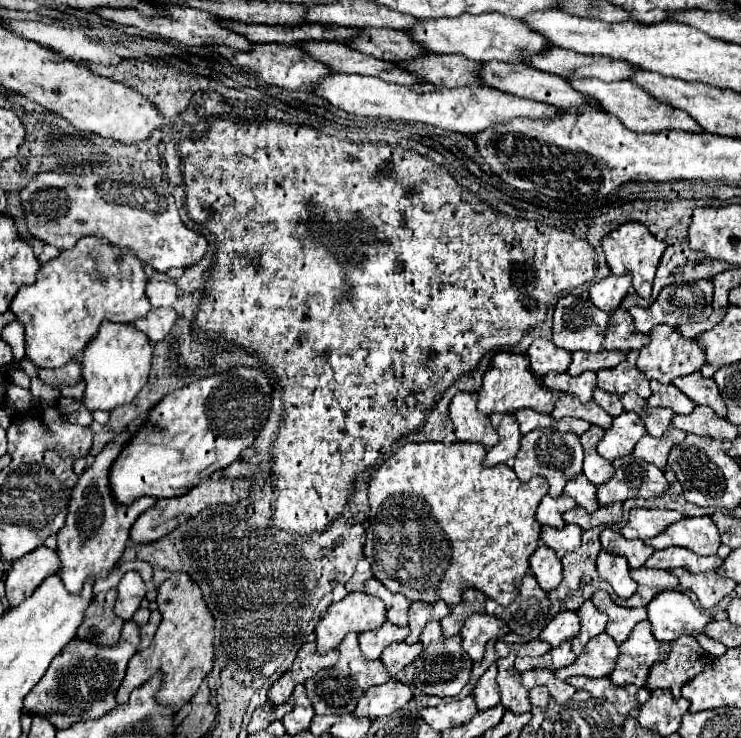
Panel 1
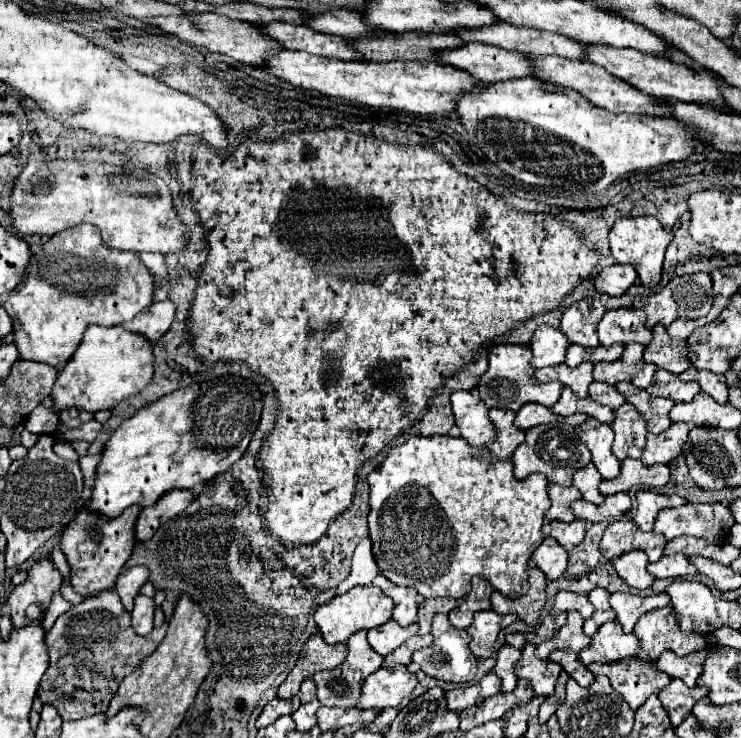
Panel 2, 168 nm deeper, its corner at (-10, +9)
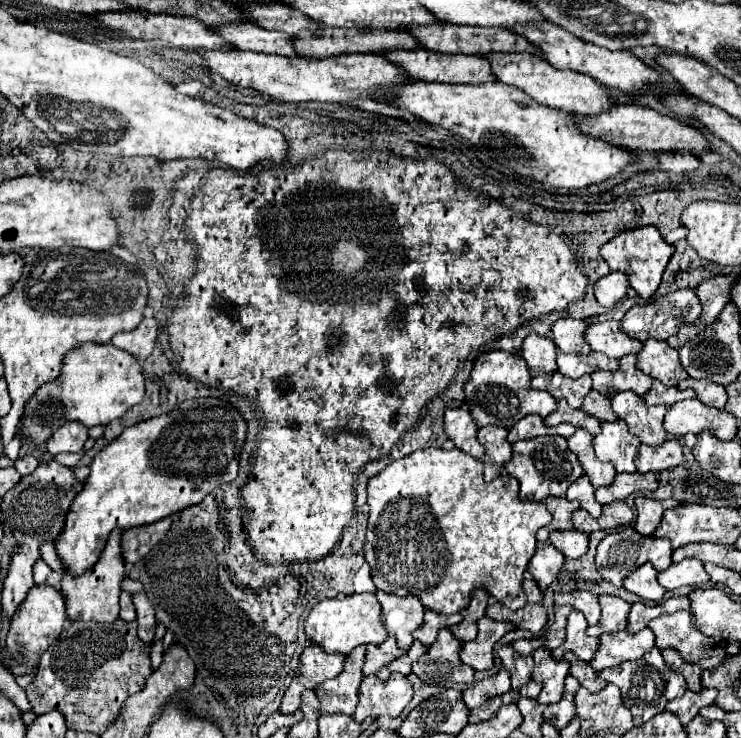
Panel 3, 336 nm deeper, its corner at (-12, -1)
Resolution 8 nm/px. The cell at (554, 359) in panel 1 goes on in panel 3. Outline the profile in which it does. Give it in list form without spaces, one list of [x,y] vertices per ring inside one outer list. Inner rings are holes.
[[[528,335],[528,339],[524,339],[522,357],[528,363],[528,369],[530,369],[532,377],[542,375],[542,373],[556,373],[558,371],[556,353],[558,353],[558,347],[548,337]]]

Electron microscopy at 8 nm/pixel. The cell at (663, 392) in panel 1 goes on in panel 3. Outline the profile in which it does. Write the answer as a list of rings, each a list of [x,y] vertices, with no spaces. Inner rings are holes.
[[[654,381],[652,389],[648,391],[648,395],[644,395],[644,401],[648,405],[664,405],[664,407],[672,407],[674,403],[678,401],[684,401],[684,399],[694,399],[696,397],[696,391],[692,389],[678,389],[678,387],[668,387],[660,381]]]

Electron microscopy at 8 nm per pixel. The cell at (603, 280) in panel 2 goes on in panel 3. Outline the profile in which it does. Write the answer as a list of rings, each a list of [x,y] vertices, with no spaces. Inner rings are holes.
[[[612,271],[610,275],[606,275],[594,283],[594,295],[600,305],[612,307],[626,297],[628,287],[630,287],[630,283],[628,283],[626,275],[620,271]]]

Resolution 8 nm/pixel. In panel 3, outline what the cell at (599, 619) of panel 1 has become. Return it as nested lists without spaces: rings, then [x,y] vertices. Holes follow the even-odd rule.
[[[600,595],[598,601],[600,601],[600,607],[602,607],[602,617],[594,627],[588,627],[586,633],[590,637],[600,637],[602,633],[624,631],[626,617],[628,617],[628,611],[630,611],[630,603],[622,601],[620,597],[612,597],[612,595]]]

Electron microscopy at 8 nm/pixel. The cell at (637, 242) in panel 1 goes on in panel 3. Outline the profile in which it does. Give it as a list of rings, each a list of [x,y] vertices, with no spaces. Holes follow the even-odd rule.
[[[646,225],[646,227],[638,227],[638,229],[628,229],[628,231],[622,231],[618,233],[612,241],[608,241],[602,249],[600,249],[602,257],[606,259],[606,263],[610,265],[612,271],[622,271],[630,285],[636,289],[636,293],[642,297],[642,299],[650,299],[654,295],[654,291],[658,289],[660,285],[660,279],[662,279],[662,273],[664,273],[664,267],[668,263],[668,259],[672,257],[674,253],[674,247],[668,245],[660,231],[652,225]]]

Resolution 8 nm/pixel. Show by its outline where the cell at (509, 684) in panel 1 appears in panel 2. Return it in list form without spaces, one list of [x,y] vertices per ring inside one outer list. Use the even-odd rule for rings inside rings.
[[[526,643],[522,657],[516,663],[516,675],[532,683],[534,695],[548,697],[550,693],[554,693],[554,685],[558,681],[562,665],[556,665],[554,661],[548,659],[538,659],[534,655],[534,649],[536,649],[534,643]]]

